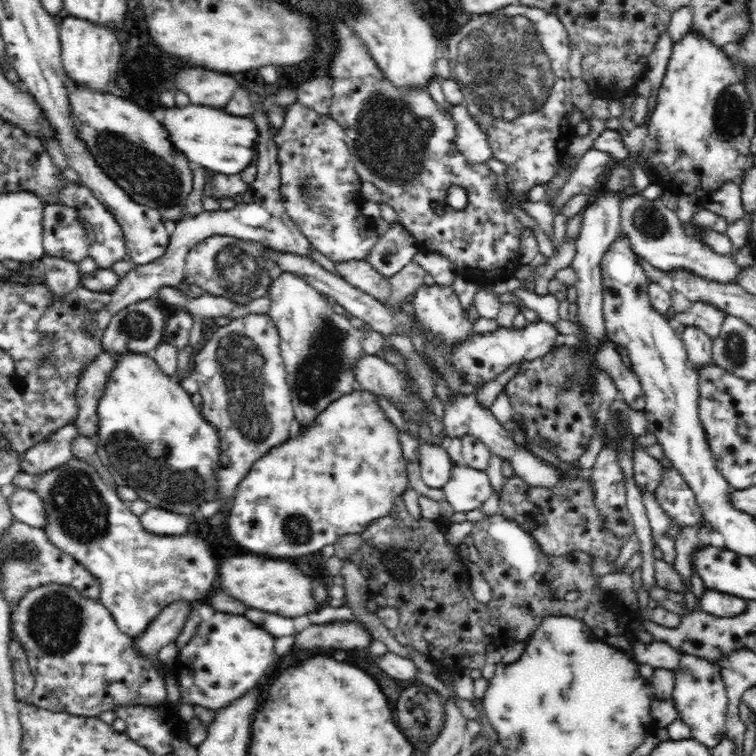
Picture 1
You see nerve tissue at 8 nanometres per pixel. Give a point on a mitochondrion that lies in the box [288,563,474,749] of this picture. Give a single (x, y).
(420, 708)

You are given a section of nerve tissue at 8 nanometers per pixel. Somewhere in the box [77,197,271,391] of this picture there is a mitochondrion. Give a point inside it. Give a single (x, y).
(235, 267)

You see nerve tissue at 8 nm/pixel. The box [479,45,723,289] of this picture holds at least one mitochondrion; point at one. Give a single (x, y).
(649, 222)

